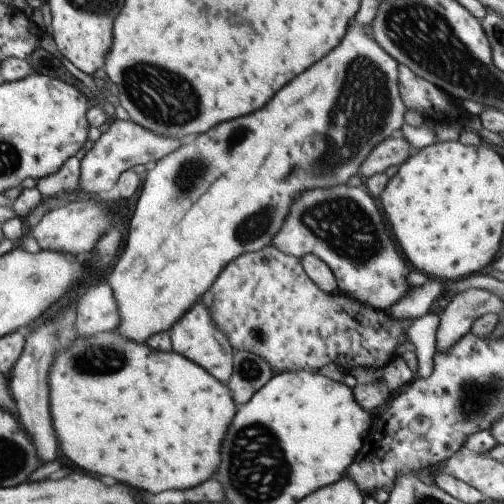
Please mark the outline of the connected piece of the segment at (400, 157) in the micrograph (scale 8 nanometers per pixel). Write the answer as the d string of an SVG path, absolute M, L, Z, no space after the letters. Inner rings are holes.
M393 134L389 138L382 140L366 157L367 160L361 163L361 174L371 176L375 172L383 172L389 166L401 164L414 152L409 142L400 134Z

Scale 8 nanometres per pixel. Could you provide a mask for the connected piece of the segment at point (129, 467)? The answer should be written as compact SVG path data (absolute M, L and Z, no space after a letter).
M101 332L95 334L87 340L77 338L67 350L59 350L55 356L55 362L49 370L49 412L51 412L51 422L55 428L55 436L59 440L59 448L63 456L73 462L77 468L89 472L89 474L99 474L99 476L109 476L117 482L125 482L137 490L145 490L149 494L157 494L161 490L181 490L181 488L193 488L201 482L205 482L211 472L215 472L215 466L219 464L219 444L231 424L231 418L235 416L235 406L233 400L227 392L225 384L219 383L211 374L203 368L191 364L183 356L175 352L155 352L143 344L135 344L129 340L123 340L117 334L111 332Z

